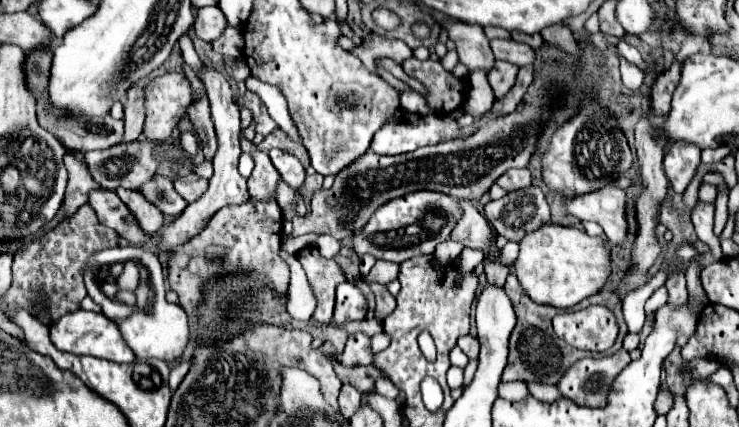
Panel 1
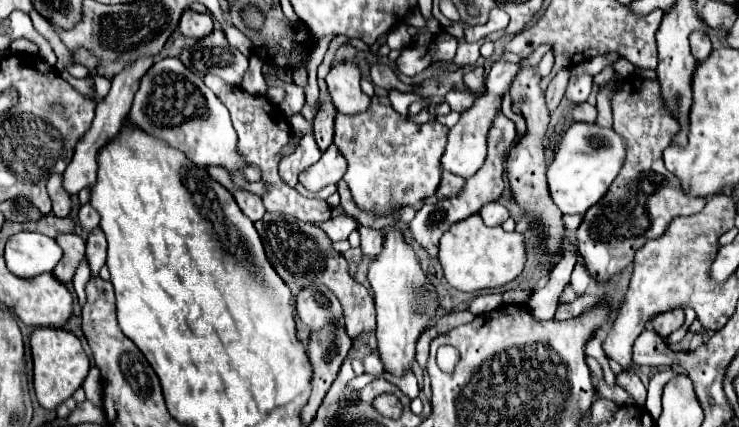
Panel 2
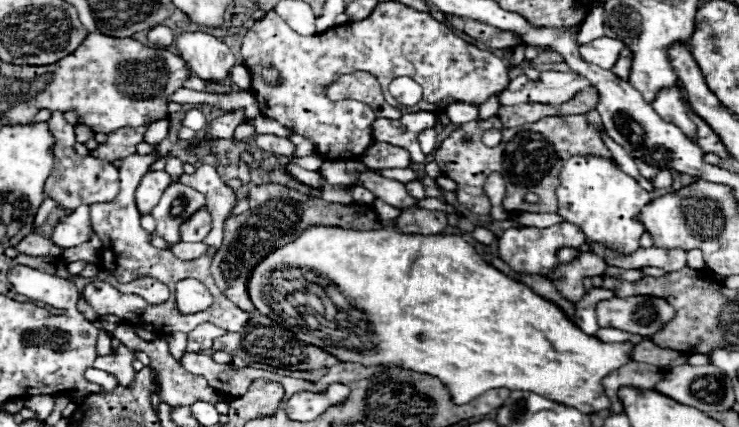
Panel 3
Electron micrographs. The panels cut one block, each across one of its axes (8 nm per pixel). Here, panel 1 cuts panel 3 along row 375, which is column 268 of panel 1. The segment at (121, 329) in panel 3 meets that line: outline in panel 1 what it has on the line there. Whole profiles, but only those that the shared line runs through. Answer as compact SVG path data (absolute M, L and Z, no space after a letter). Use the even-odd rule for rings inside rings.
M242 134L242 138L240 138L240 146L242 146L242 152L252 154L254 162L258 162L256 168L254 168L254 172L252 172L252 176L248 178L250 196L254 196L254 198L258 198L258 200L266 200L268 196L274 194L276 184L280 182L280 174L278 174L276 168L272 166L268 154L254 150L256 146L254 146L250 140L246 140L244 134Z

